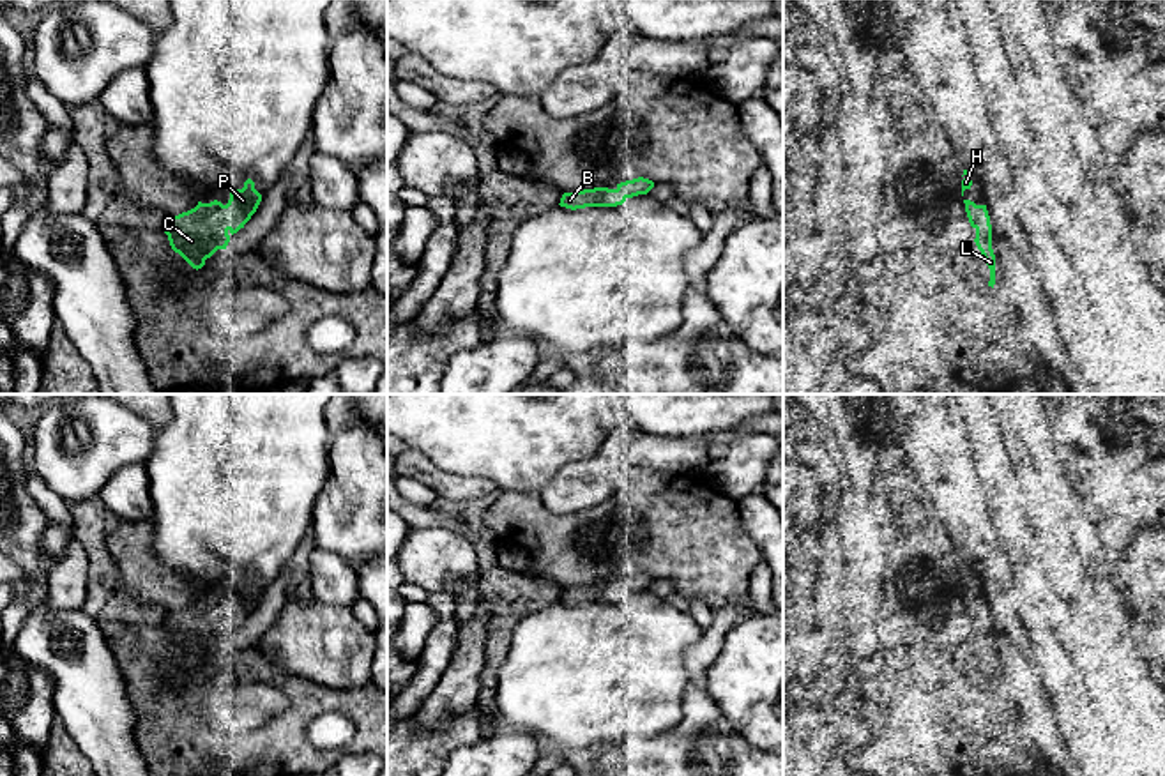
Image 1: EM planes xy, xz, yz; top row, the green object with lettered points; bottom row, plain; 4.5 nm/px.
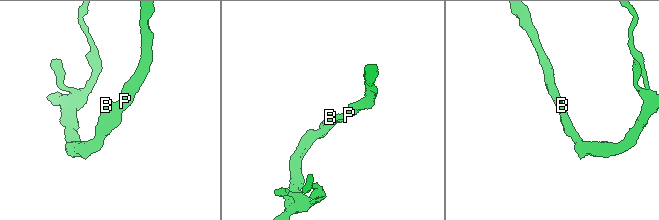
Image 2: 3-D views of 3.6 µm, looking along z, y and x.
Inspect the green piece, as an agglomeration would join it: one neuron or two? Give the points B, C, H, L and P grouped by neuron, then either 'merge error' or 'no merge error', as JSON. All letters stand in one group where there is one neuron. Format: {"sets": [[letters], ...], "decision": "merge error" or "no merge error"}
{"sets": [["B", "C", "H", "L", "P"]], "decision": "no merge error"}

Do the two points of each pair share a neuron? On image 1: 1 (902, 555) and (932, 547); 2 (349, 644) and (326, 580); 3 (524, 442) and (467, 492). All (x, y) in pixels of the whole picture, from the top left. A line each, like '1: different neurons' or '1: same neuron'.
1: same neuron
2: different neurons
3: different neurons

